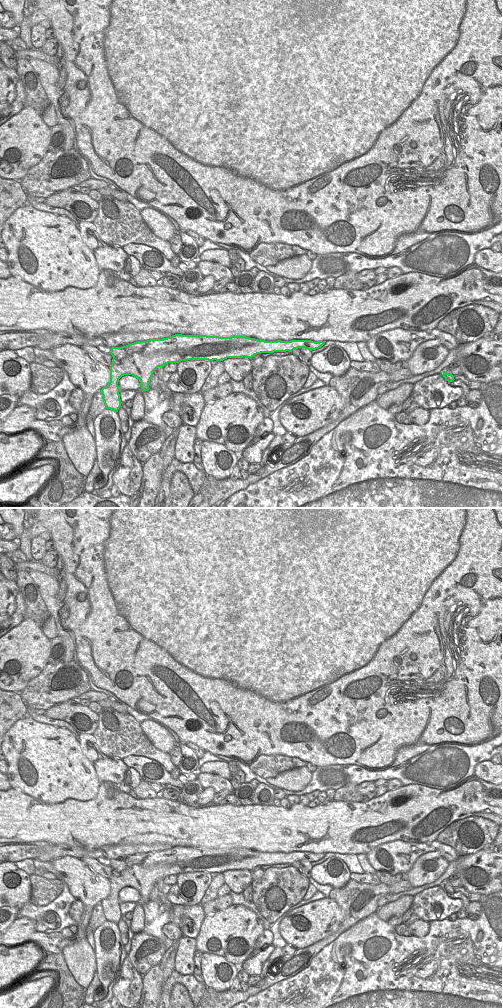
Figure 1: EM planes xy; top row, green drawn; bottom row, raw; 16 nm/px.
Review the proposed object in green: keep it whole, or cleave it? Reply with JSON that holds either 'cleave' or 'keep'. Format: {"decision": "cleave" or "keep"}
{"decision": "keep"}

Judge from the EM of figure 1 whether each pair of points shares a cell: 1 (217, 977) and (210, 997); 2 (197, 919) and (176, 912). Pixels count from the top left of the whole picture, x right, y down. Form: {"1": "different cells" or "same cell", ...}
{"1": "different cells", "2": "same cell"}

